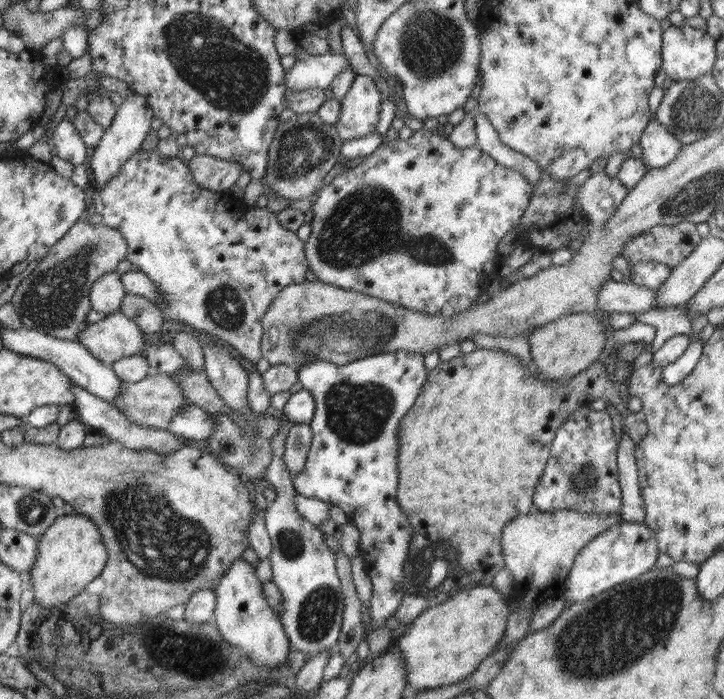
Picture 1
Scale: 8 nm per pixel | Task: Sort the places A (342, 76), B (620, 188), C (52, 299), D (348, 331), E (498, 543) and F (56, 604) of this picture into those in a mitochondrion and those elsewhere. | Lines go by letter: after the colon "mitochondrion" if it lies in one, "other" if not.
A: other
B: other
C: mitochondrion
D: mitochondrion
E: other
F: other

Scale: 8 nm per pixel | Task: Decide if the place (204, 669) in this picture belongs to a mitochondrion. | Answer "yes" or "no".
no

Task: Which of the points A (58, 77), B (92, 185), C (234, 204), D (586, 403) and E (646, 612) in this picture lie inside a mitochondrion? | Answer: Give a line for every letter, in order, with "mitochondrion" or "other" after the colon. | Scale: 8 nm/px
A: other
B: other
C: other
D: other
E: mitochondrion

